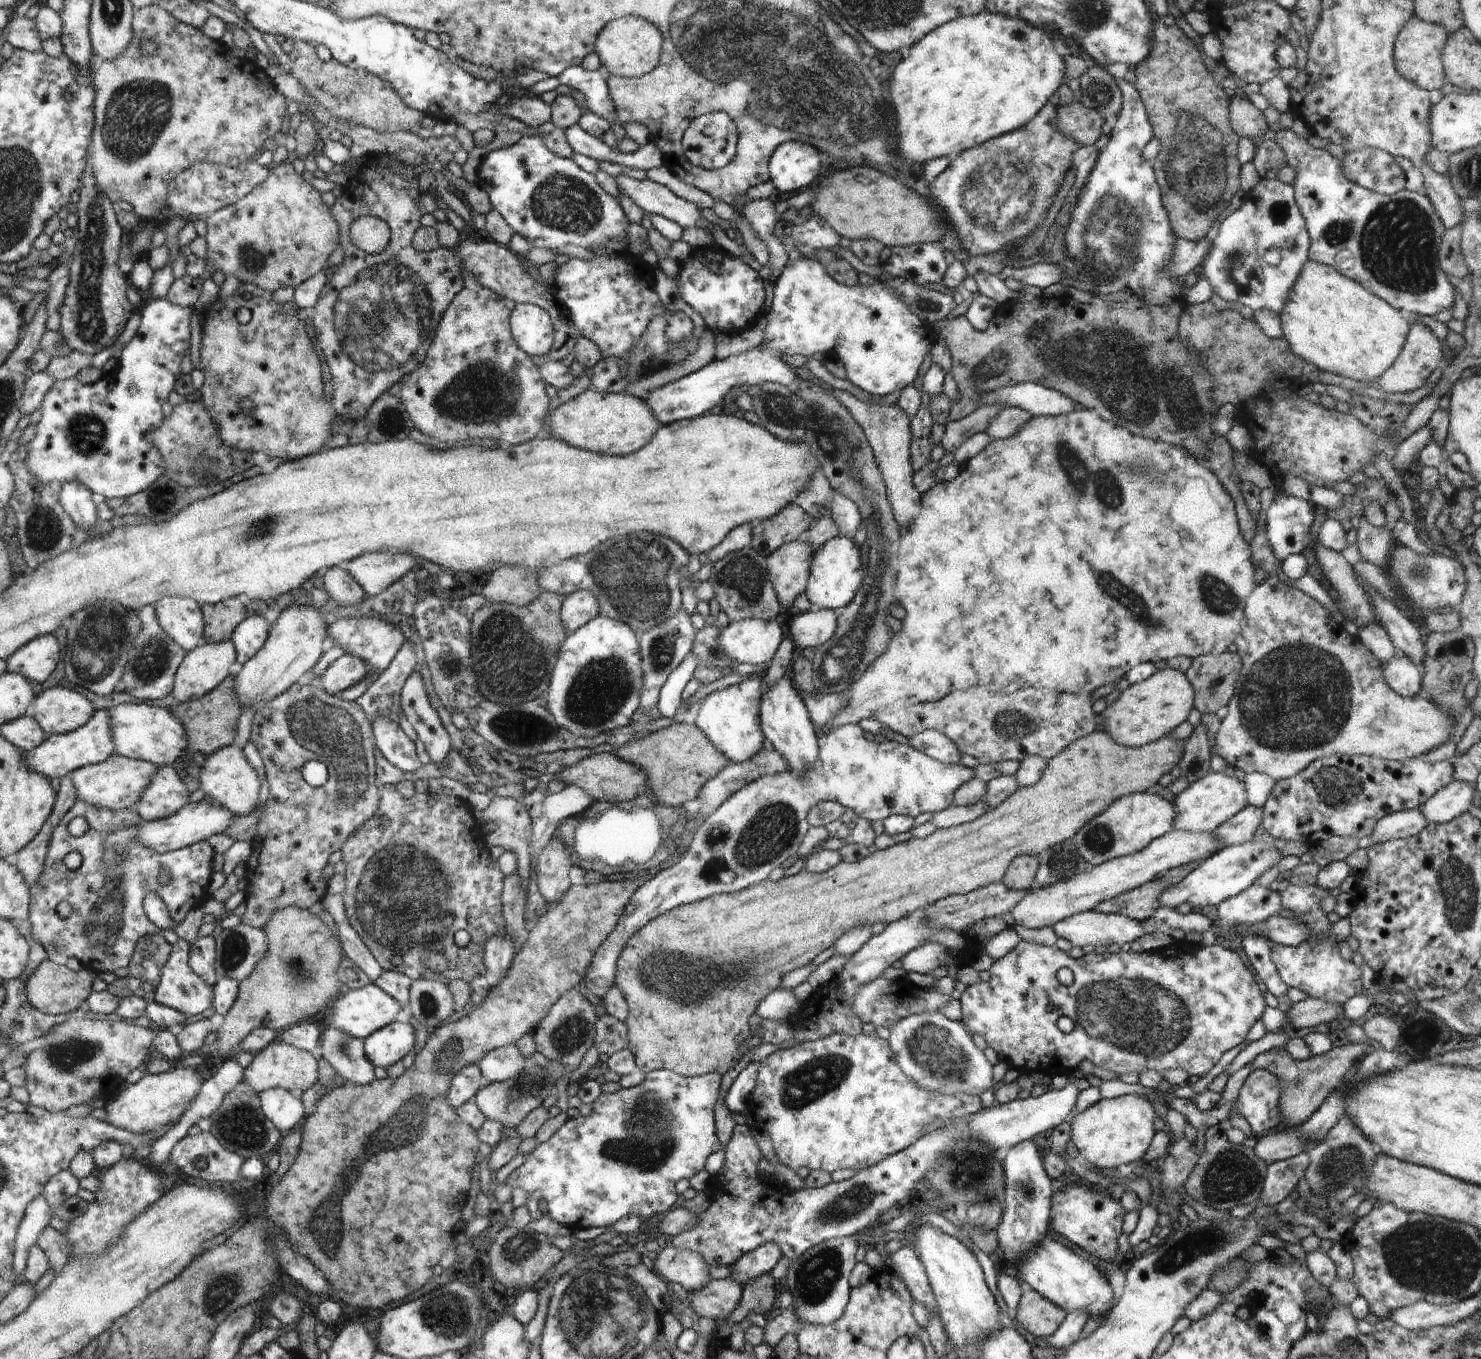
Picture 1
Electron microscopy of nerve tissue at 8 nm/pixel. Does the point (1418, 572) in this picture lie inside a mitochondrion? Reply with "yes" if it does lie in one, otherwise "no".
yes

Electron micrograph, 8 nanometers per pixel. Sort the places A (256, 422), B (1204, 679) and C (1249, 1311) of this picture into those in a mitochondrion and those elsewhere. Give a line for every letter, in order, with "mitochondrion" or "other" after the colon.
A: other
B: other
C: mitochondrion

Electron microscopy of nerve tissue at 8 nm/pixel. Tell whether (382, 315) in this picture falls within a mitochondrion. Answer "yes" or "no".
yes

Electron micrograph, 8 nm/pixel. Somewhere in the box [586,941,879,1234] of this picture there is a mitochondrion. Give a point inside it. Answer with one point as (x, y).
(648, 1139)

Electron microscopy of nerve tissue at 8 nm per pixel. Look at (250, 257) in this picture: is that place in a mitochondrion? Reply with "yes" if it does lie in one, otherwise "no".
yes

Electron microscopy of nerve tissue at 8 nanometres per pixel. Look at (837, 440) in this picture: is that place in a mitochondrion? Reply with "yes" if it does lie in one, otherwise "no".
yes

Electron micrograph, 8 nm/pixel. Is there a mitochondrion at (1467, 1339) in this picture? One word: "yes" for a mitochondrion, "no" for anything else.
no

